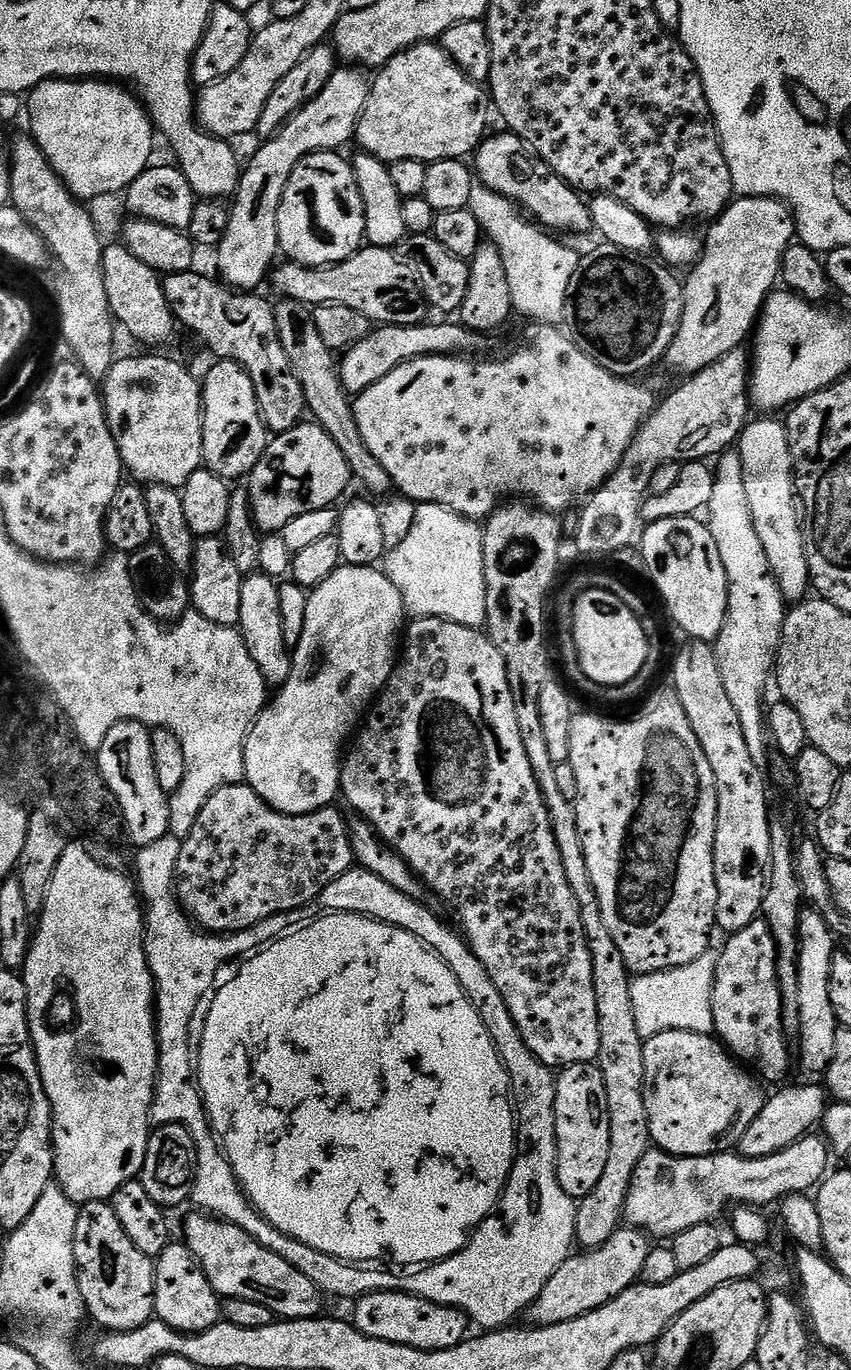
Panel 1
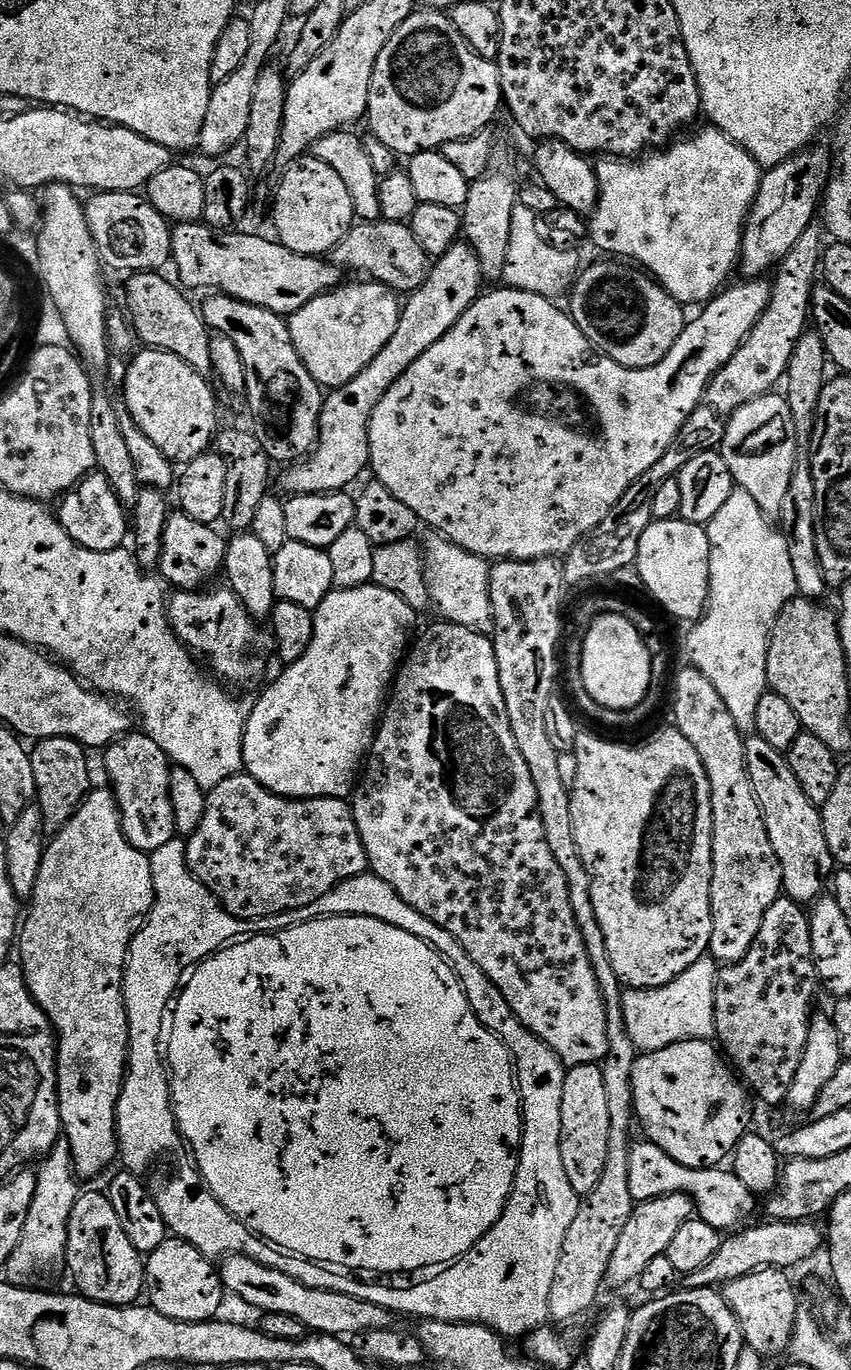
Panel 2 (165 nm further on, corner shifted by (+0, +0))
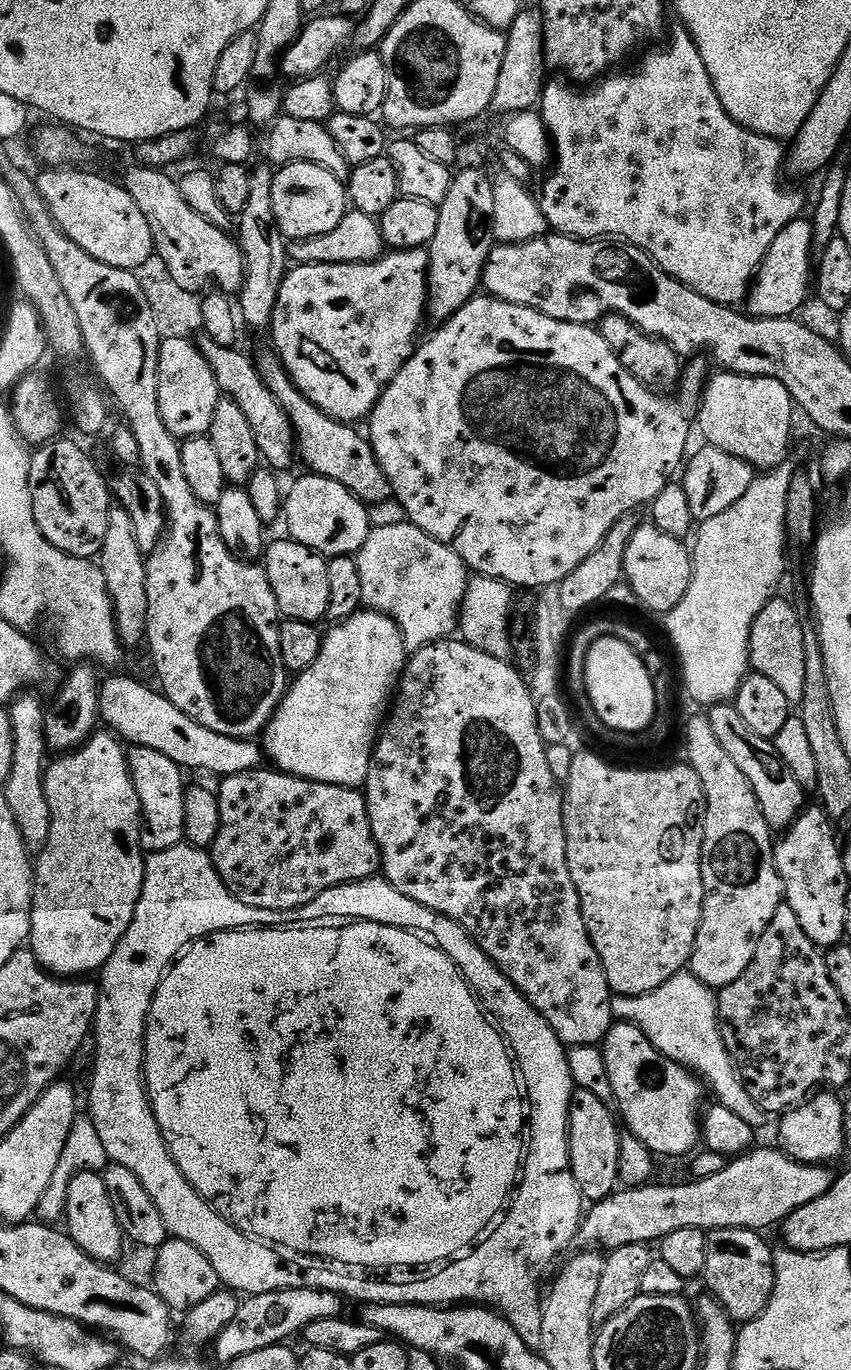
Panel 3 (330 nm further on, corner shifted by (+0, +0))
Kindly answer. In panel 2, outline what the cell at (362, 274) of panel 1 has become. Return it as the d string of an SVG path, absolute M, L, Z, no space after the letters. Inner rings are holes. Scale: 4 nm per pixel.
M203 222L176 224L172 228L171 263L174 268L176 264L179 283L185 289L209 288L209 293L229 296L285 318L342 284L341 269L327 259L294 254L275 239L247 236L244 230L209 228Z

